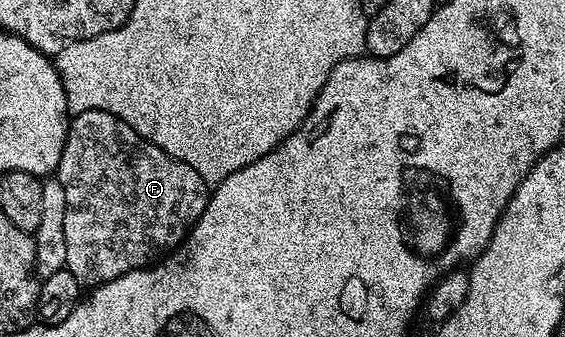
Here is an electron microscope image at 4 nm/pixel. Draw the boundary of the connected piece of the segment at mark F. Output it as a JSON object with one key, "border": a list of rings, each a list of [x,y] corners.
{"border":[[[81,111],[68,122],[57,177],[61,181],[61,189],[65,189],[65,261],[67,262],[65,269],[73,273],[73,277],[77,277],[79,284],[87,289],[94,289],[100,283],[108,283],[139,267],[154,264],[160,257],[178,248],[186,239],[192,225],[201,217],[209,194],[209,184],[201,177],[201,173],[197,173],[197,169],[185,165],[185,161],[177,161],[169,153],[165,153],[160,147],[138,135],[129,125],[125,125],[125,121],[113,117],[113,113],[104,111]]]}

